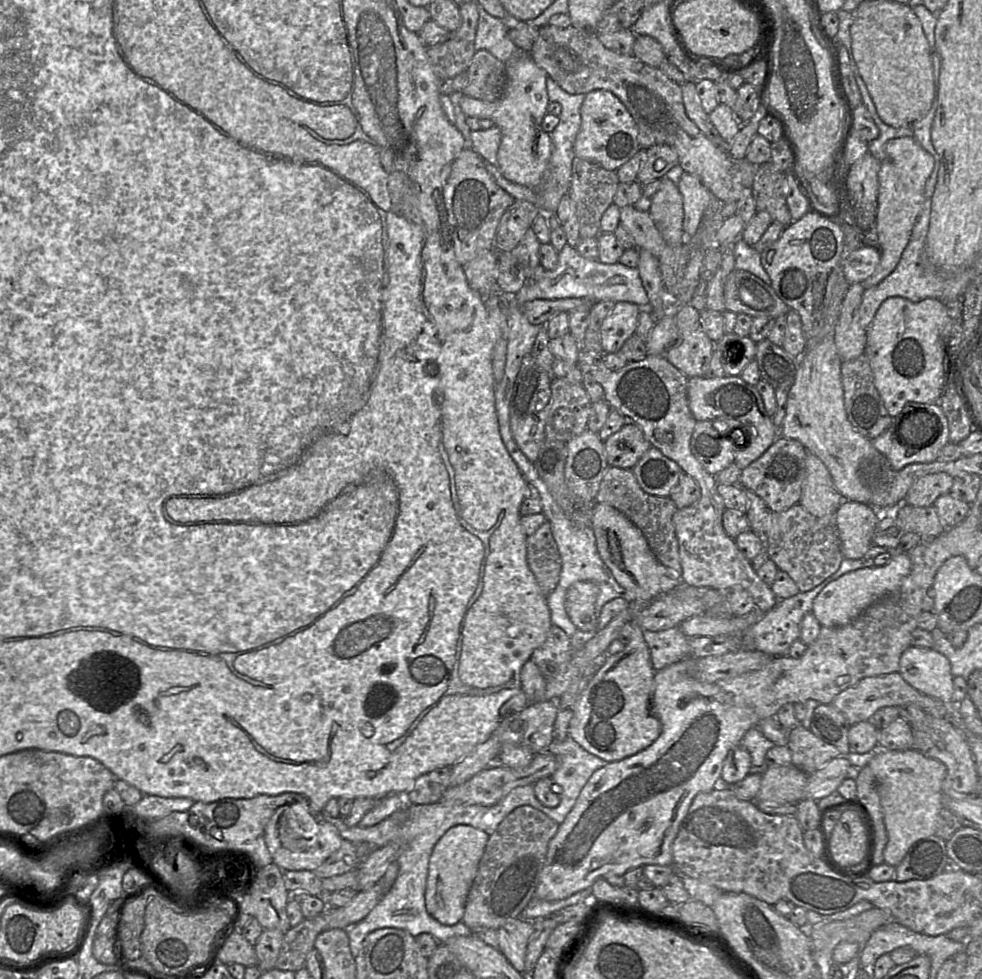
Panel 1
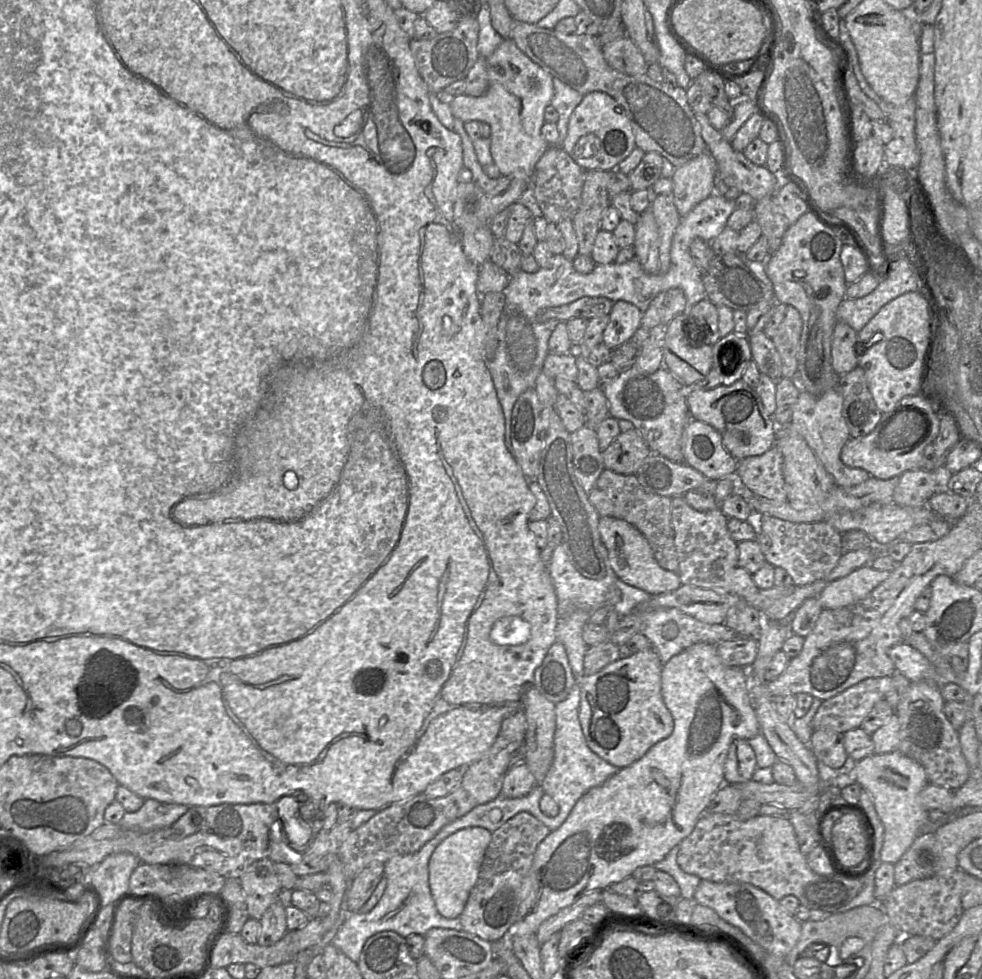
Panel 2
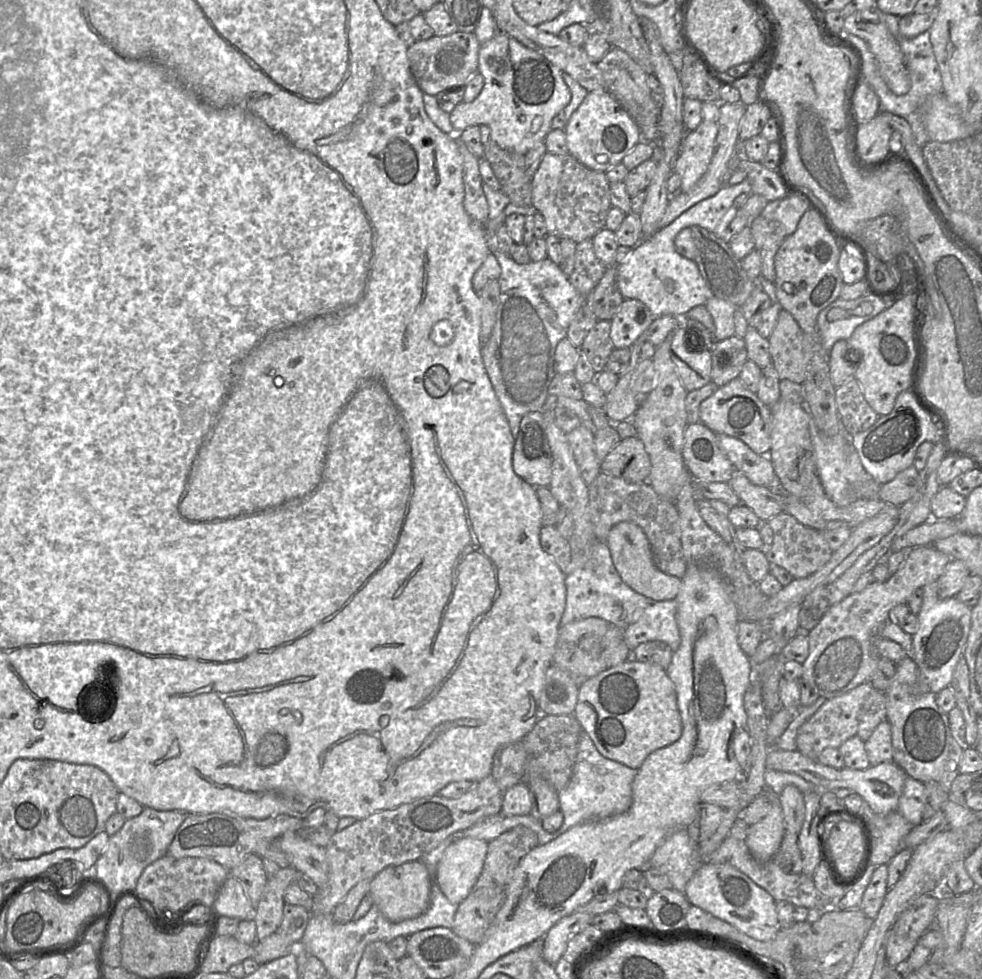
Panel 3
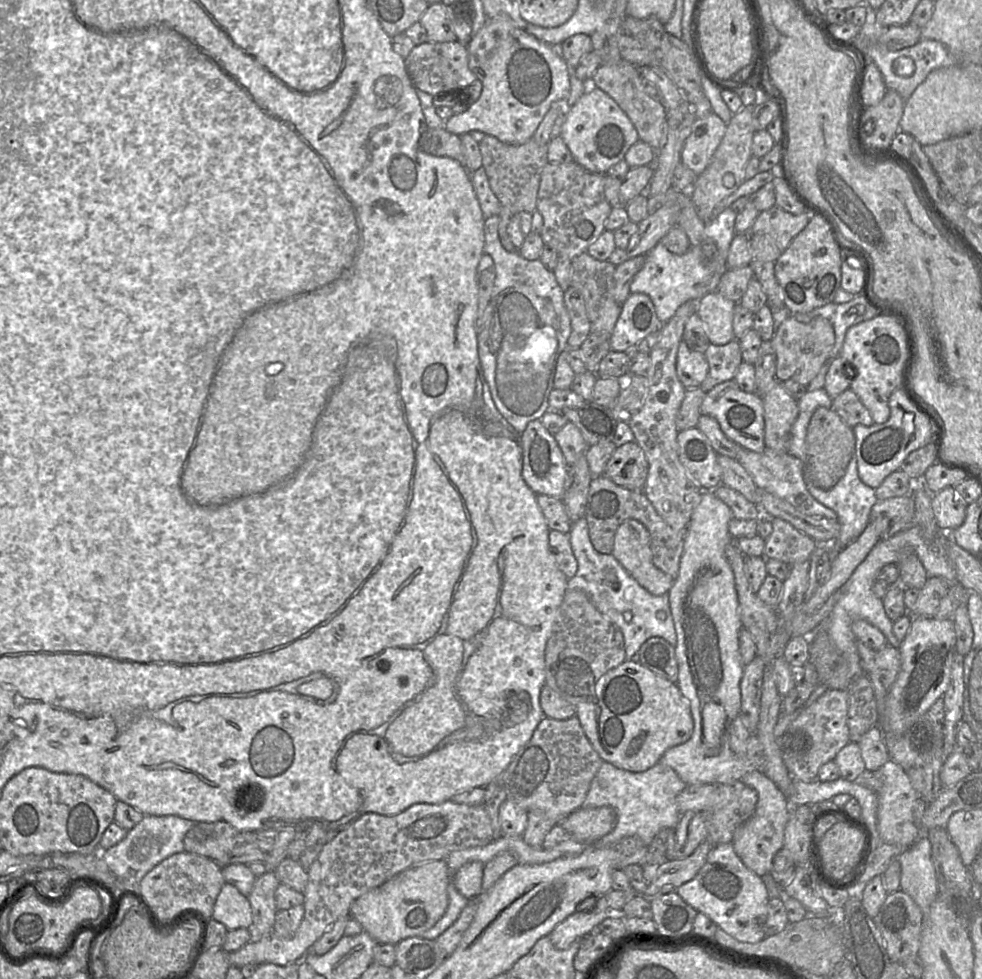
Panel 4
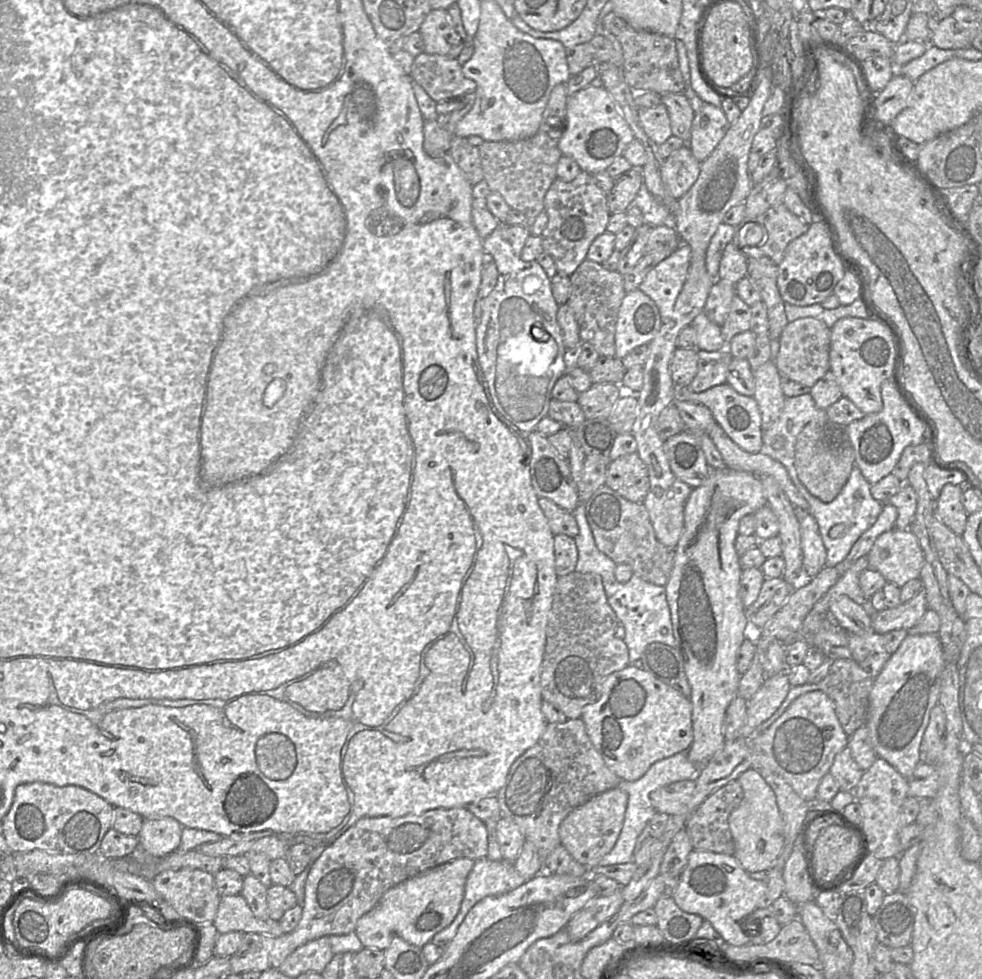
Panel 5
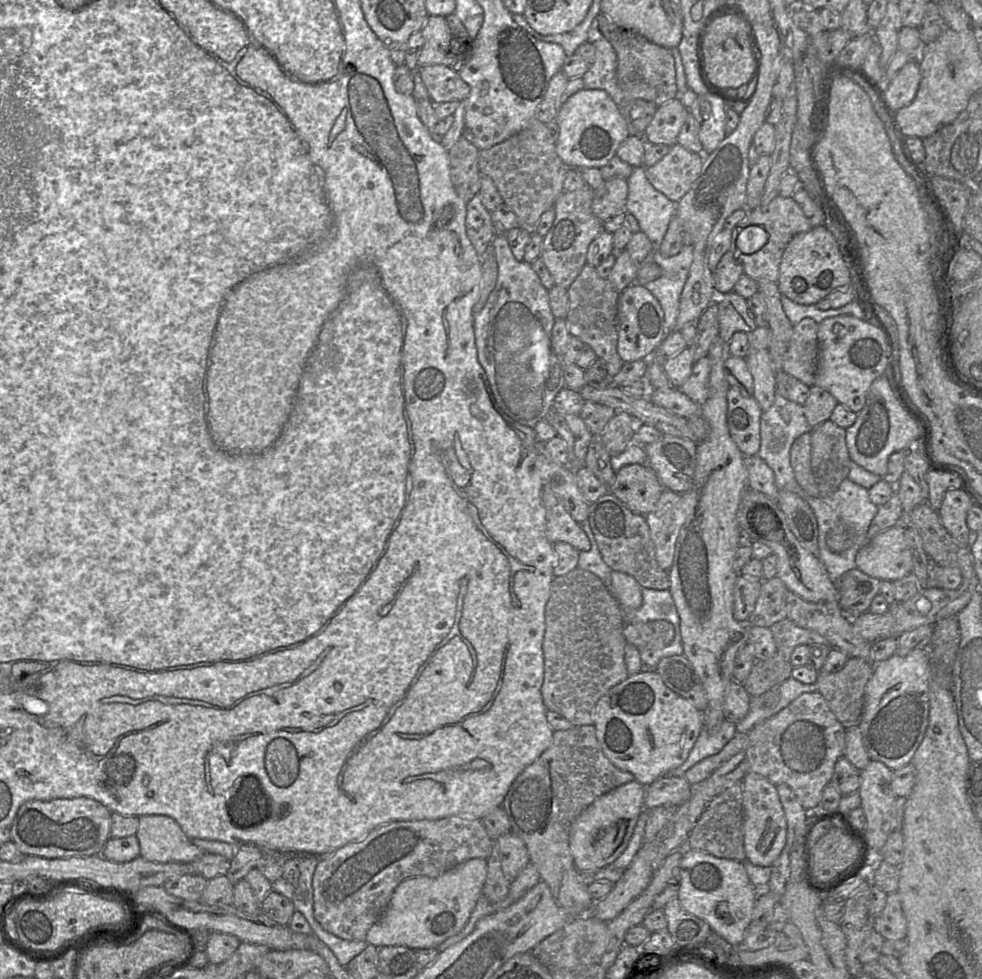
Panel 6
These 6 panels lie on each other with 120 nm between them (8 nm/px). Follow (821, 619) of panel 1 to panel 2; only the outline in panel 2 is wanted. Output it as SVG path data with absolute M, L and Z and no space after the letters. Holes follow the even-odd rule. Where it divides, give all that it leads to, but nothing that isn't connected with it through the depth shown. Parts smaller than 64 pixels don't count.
M871 565L863 566L846 577L828 584L818 595L823 609L838 609L866 598L885 581L891 571L879 571Z

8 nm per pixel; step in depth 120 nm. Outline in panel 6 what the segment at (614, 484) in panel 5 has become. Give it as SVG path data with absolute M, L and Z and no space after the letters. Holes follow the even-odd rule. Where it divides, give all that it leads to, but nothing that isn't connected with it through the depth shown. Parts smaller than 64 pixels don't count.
M630 464L615 474L610 492L632 512L646 517L657 505L665 489L647 464Z

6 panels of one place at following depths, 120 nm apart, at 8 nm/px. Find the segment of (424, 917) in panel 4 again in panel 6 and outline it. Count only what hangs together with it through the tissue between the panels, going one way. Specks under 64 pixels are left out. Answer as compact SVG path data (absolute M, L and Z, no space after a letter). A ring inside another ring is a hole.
M473 858L456 865L437 877L417 876L401 882L393 892L380 919L368 930L365 941L378 948L406 946L413 950L437 948L447 938L459 933L469 920L478 899L483 895L487 859Z

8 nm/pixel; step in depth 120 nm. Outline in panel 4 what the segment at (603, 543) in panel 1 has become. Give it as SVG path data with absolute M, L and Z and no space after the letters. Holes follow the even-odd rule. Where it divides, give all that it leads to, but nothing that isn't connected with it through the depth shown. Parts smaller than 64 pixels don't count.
M627 519L618 527L612 555L651 594L669 593L675 579L654 565L651 538L640 522Z

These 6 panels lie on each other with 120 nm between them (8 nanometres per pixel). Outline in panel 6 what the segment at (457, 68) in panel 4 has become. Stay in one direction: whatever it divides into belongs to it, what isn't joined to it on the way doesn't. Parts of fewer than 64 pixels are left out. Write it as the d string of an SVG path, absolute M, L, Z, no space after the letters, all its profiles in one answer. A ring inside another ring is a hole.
M428 65L418 69L430 100L435 103L464 101L470 86L450 66Z

